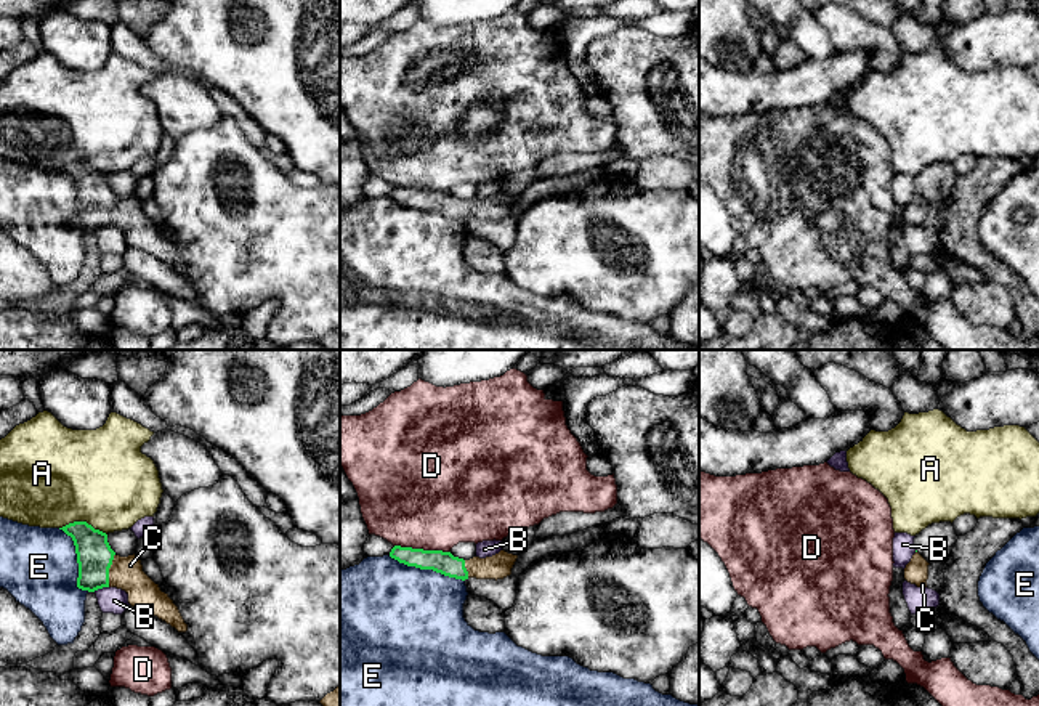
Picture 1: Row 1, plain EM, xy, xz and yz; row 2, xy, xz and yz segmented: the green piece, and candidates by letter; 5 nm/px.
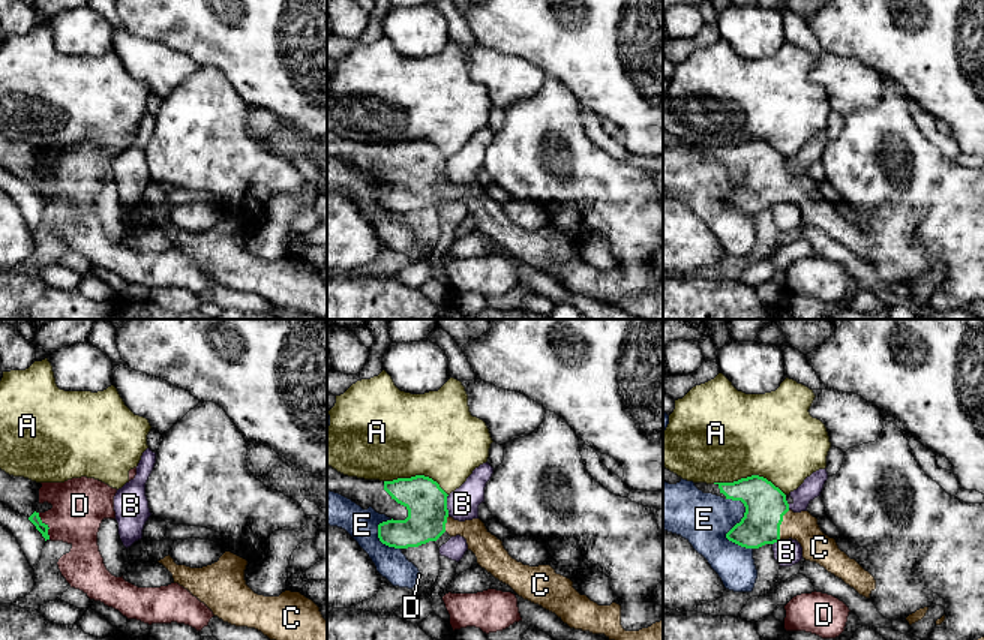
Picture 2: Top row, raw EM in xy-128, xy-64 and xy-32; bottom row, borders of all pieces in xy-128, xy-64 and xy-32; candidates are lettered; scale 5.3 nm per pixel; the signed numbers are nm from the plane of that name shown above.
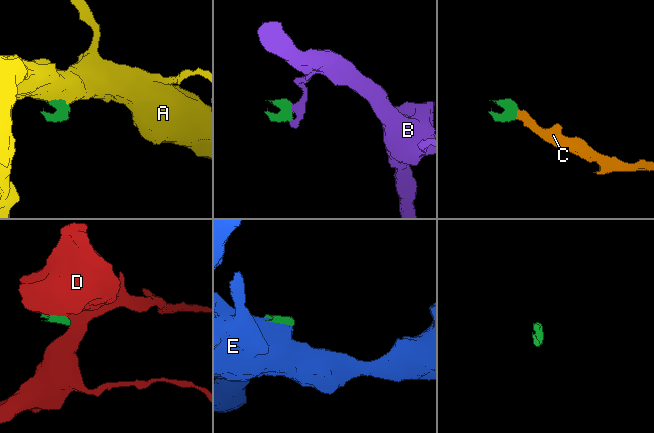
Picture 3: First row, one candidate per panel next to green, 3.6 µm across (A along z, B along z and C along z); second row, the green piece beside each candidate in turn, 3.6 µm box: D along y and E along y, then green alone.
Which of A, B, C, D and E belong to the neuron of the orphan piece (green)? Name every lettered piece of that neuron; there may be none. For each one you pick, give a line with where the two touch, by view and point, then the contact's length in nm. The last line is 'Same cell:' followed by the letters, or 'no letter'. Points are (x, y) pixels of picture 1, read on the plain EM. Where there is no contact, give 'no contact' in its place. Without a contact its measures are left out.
C: contact xy (108, 210); length 170 nm
Same cell: C

